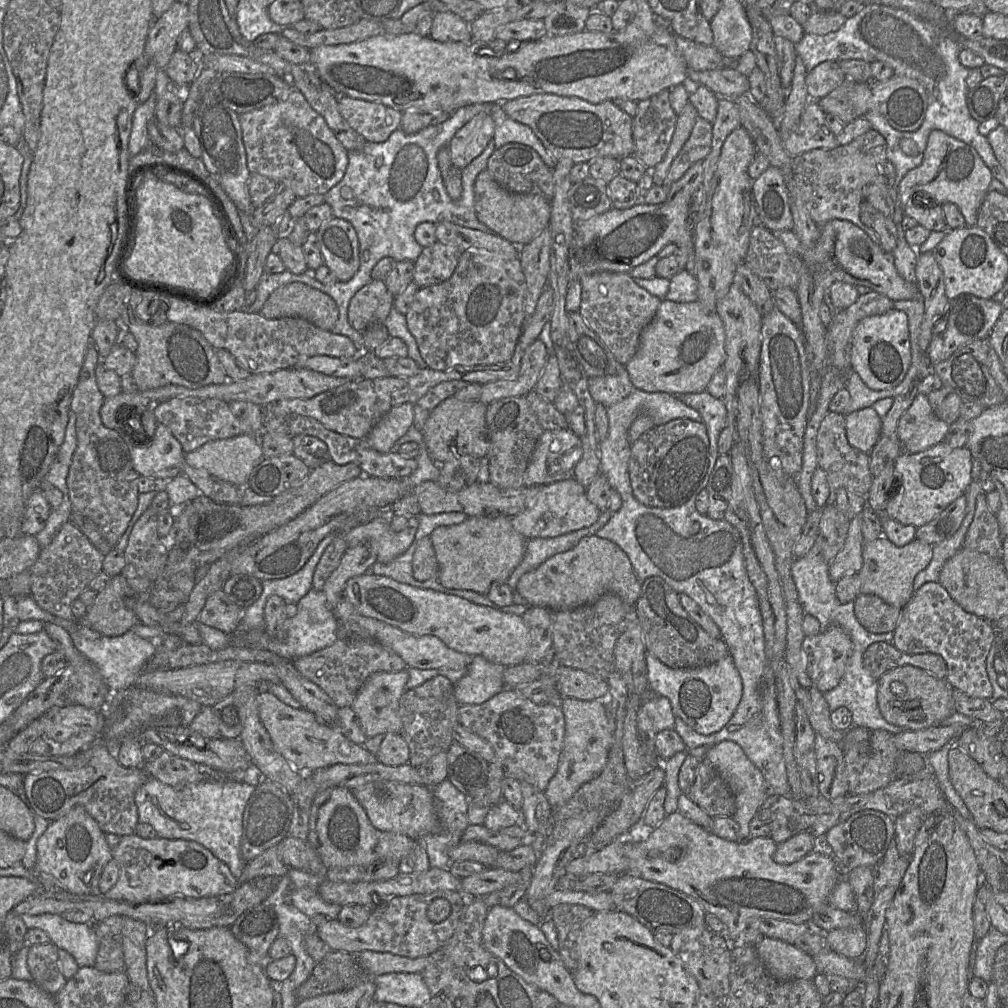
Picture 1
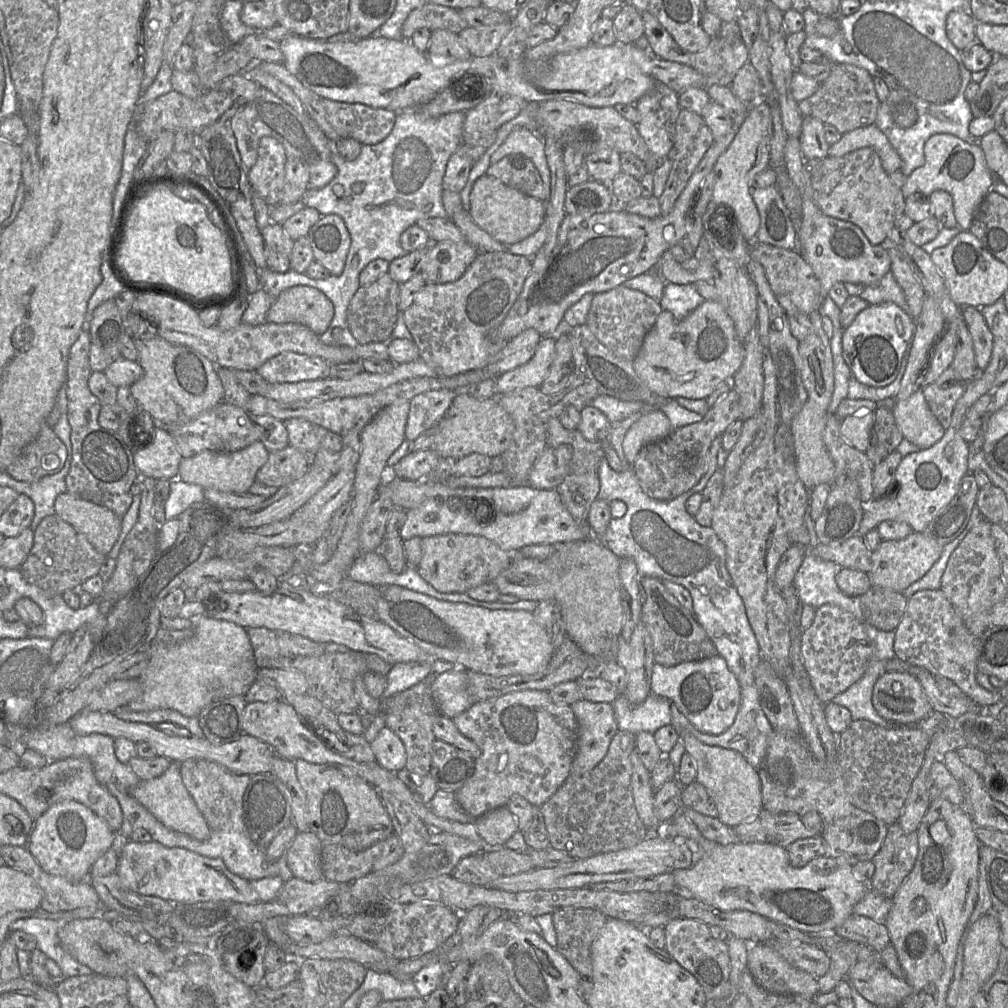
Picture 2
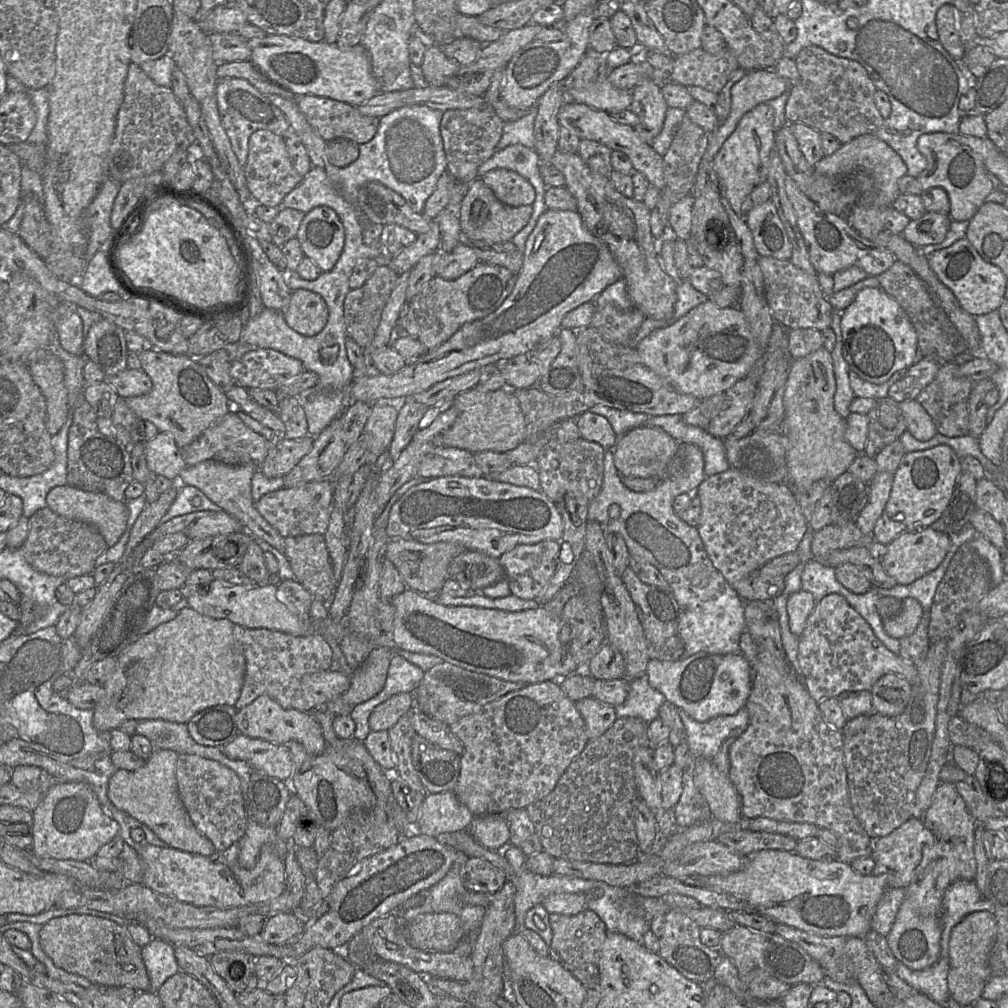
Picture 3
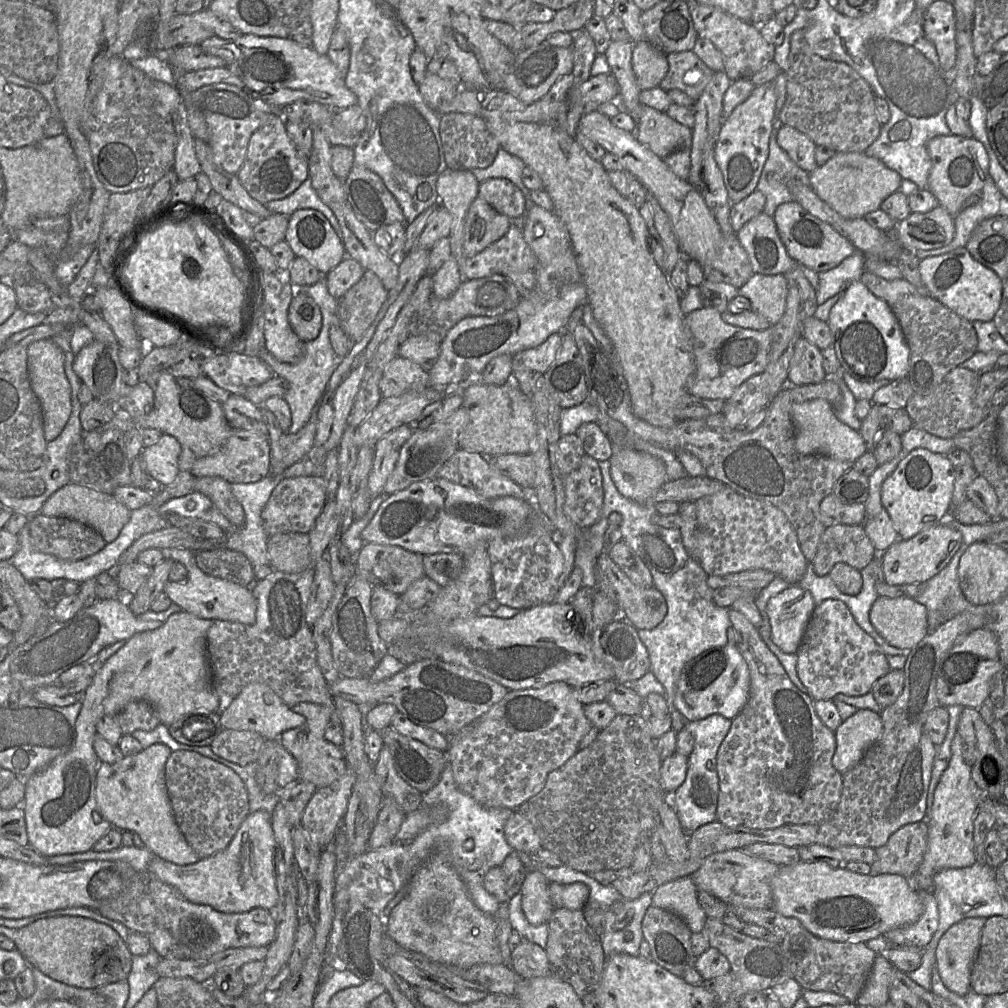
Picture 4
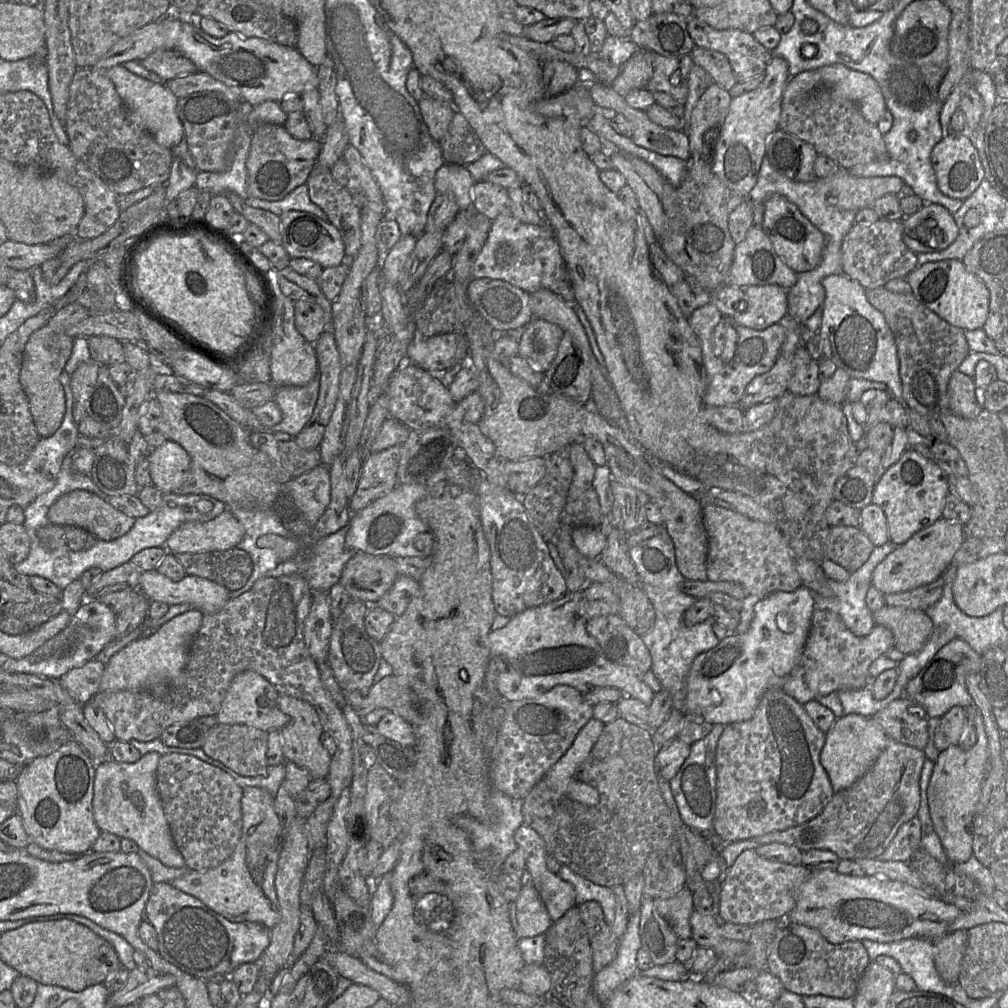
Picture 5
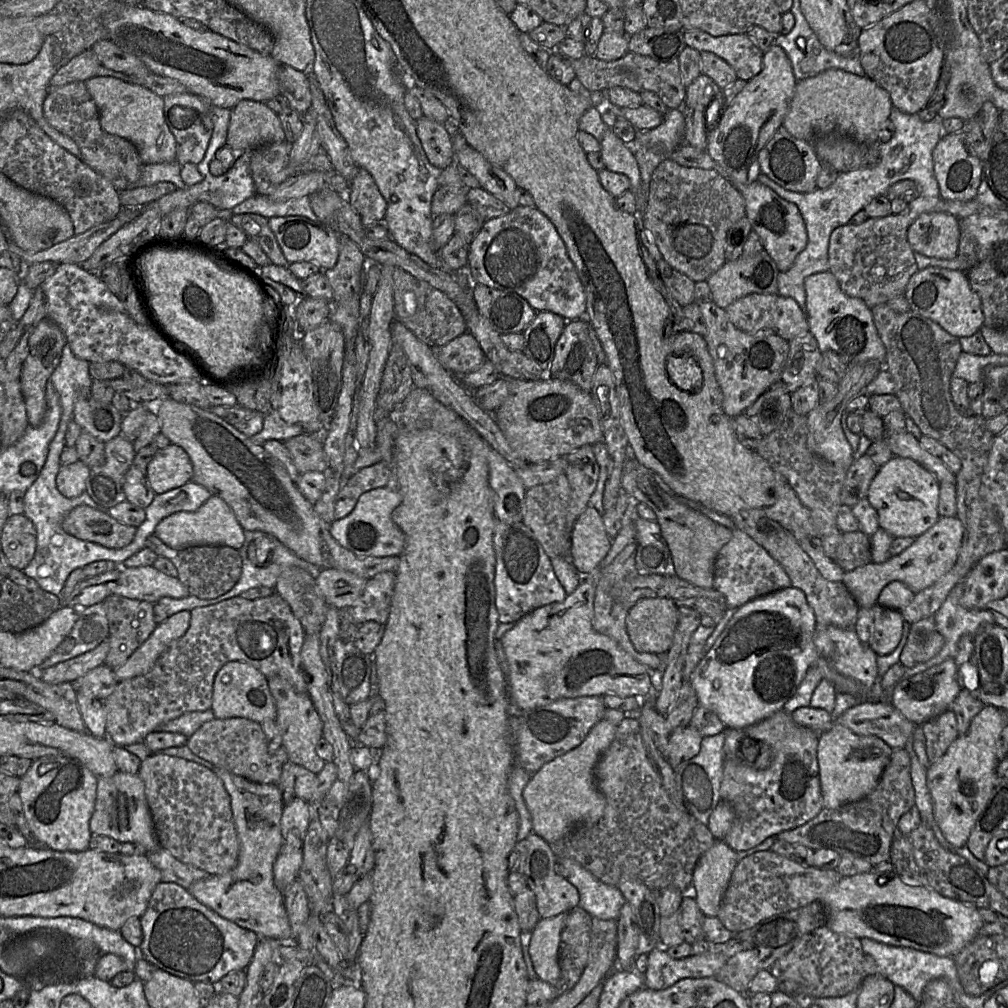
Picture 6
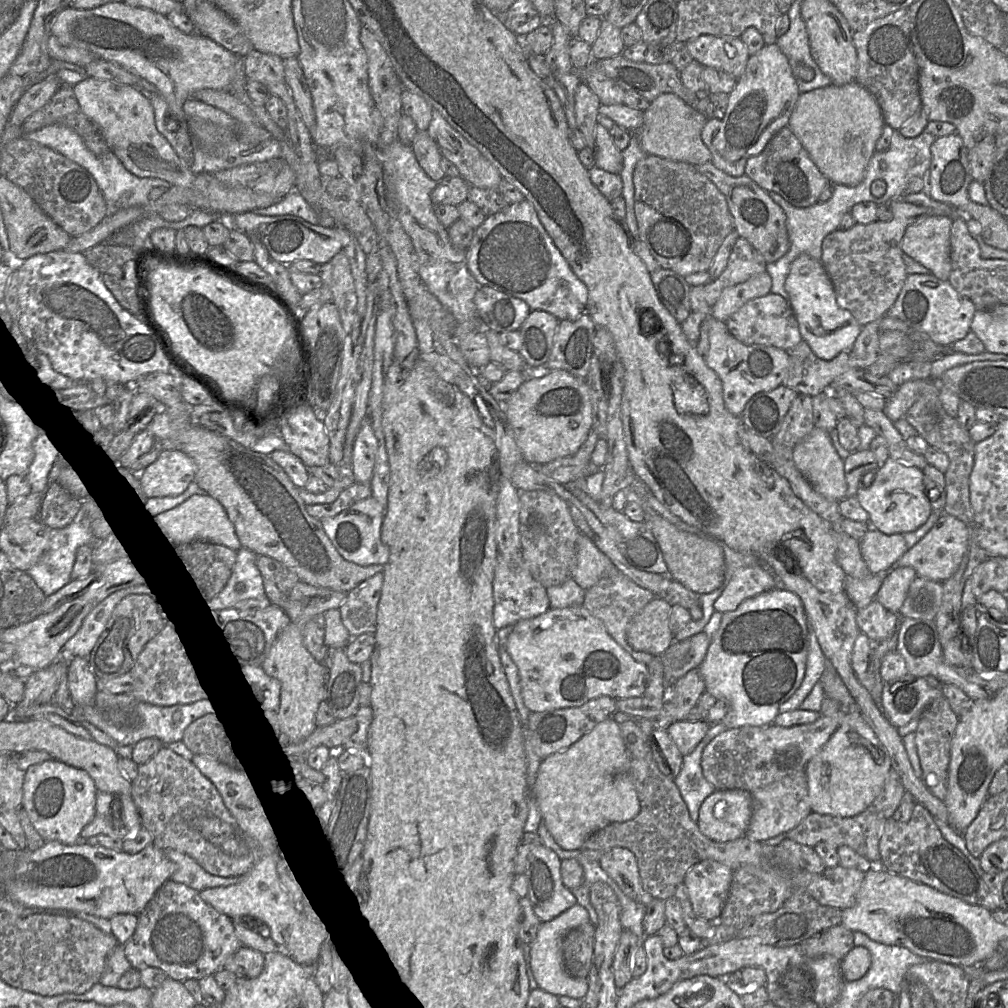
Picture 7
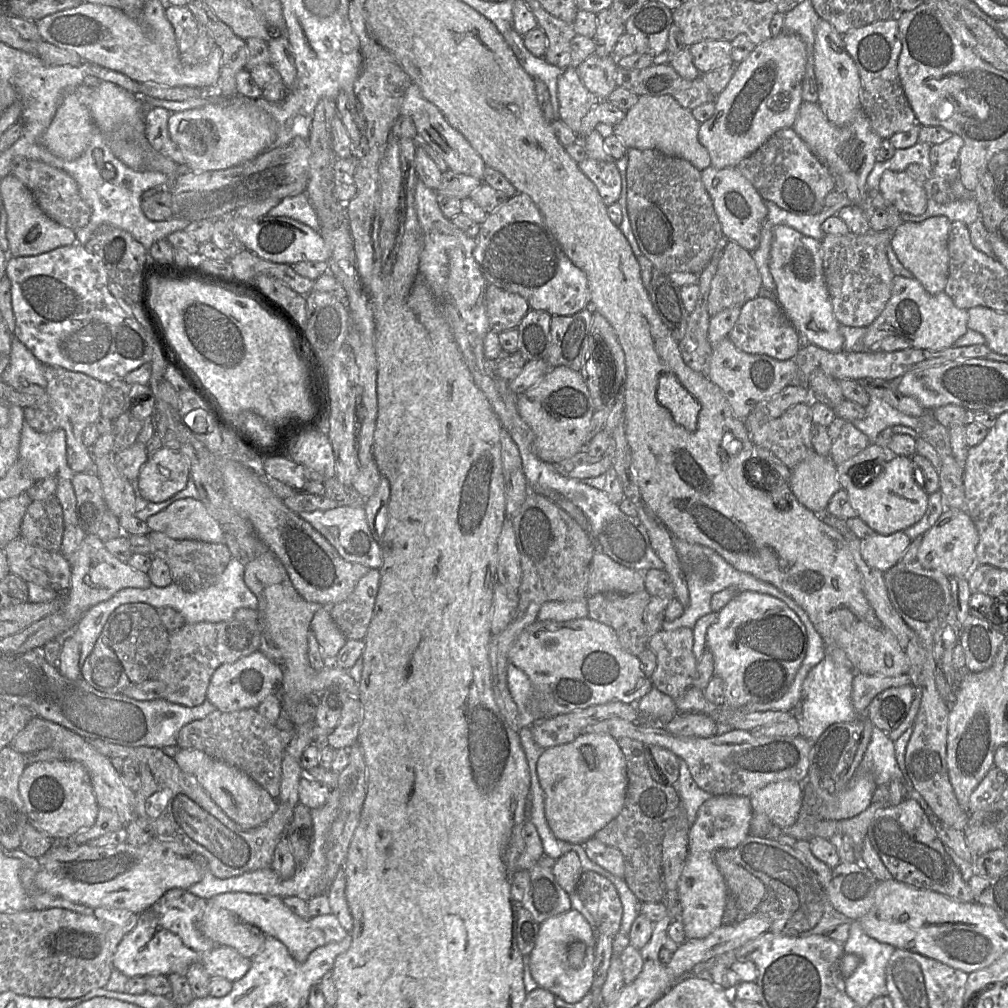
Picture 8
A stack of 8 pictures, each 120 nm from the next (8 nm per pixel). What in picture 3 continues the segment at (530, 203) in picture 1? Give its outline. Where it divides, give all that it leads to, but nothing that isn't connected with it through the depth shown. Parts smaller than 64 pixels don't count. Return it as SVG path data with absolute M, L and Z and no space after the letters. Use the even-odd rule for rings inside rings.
M477 178L469 185L459 209L462 240L467 242L483 241L487 243L505 243L529 222L533 211L532 205L511 207L500 202L493 191Z

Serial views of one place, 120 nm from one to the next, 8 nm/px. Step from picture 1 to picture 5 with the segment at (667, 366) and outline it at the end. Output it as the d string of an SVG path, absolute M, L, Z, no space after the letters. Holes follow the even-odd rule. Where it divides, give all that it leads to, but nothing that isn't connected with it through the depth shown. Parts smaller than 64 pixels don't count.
M711 302L696 308L688 321L701 344L707 375L707 388L703 398L706 406L737 406L747 385L774 366L786 335L786 329L780 321L766 329L754 330L737 324Z

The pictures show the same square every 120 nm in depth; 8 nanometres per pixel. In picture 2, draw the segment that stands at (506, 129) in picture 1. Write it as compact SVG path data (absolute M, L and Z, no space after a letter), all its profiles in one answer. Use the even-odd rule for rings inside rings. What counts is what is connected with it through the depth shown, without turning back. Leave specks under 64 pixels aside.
M523 127L513 130L503 144L493 153L490 164L495 164L510 154L521 154L533 162L543 181L548 200L551 175L542 136Z

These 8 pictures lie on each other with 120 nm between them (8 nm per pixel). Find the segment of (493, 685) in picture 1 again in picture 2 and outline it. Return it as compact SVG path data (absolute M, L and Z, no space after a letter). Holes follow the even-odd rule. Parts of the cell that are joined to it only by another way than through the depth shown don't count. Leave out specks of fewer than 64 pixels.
M460 667L436 674L431 692L440 714L451 719L474 704L468 692L466 670Z

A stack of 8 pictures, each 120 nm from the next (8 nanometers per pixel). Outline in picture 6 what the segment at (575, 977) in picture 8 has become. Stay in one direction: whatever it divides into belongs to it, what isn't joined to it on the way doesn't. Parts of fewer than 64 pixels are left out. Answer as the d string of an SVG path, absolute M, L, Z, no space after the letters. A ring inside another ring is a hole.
M568 912L540 919L531 931L529 955L537 977L552 986L560 978L559 947Z

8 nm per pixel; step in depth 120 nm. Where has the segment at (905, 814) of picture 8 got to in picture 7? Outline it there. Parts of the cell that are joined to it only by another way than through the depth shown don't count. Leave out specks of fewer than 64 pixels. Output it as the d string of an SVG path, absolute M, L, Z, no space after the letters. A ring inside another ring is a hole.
M915 804L908 822L900 822L893 817L884 825L883 834L879 841L879 852L884 870L901 877L928 885L944 894L959 898L972 904L983 906L989 911L999 909L997 898L989 891L982 877L963 853L948 843L935 824L933 816L921 804Z

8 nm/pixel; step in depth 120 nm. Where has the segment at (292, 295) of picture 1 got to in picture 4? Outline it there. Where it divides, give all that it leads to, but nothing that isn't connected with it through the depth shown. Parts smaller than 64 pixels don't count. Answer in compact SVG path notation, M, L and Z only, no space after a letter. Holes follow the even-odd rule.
M297 290L288 307L288 322L303 341L318 337L322 328L322 313L316 302L304 291Z

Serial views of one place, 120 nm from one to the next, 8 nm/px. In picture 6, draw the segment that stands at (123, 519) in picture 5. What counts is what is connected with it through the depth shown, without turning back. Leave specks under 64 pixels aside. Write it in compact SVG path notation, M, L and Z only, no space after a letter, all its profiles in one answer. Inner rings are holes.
M87 505L72 509L63 519L62 528L79 539L112 549L129 545L137 531L136 527L115 520L108 512Z

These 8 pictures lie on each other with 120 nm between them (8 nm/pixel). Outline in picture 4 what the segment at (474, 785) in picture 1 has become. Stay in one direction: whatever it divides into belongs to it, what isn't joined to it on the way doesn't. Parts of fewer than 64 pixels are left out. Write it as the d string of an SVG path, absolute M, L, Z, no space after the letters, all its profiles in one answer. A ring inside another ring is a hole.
M391 726L379 731L384 746L388 747L395 762L398 774L420 793L426 794L439 781L447 762L445 751L431 748L426 744L397 732Z

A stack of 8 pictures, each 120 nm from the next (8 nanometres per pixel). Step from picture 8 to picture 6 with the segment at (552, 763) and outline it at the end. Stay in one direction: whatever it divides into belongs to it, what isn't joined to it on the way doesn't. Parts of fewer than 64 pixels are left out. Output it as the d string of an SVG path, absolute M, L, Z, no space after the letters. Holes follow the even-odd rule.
M600 720L575 748L544 764L523 790L523 799L532 817L533 832L548 843L561 843L576 827L597 822L604 813L606 798L597 786L594 770L616 734L617 726Z

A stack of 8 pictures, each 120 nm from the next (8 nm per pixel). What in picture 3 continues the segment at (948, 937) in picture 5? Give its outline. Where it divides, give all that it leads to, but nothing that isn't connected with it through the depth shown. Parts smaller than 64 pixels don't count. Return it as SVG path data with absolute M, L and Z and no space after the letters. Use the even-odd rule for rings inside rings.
M976 911L967 915L951 932L949 939L949 971L947 983L950 996L961 1005L973 1004L982 998L983 989L991 977L989 955L997 933L994 912Z

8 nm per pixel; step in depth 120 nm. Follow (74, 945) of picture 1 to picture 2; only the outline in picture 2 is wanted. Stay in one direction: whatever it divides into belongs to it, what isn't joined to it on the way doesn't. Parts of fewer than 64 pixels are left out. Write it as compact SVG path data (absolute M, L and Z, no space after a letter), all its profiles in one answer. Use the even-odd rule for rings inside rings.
M31 916L16 920L10 927L10 933L20 930L33 935L37 940L37 949L59 966L63 978L90 975L91 969L80 964L62 947L58 938L58 931L62 923L60 920Z

